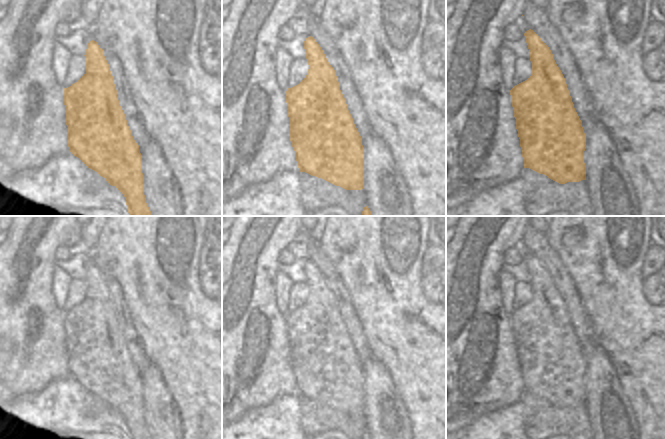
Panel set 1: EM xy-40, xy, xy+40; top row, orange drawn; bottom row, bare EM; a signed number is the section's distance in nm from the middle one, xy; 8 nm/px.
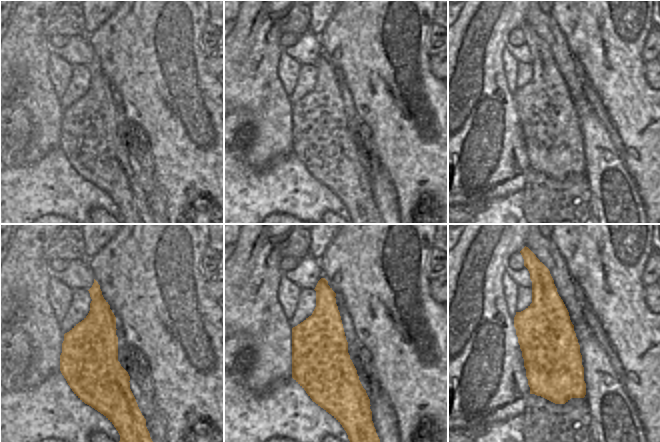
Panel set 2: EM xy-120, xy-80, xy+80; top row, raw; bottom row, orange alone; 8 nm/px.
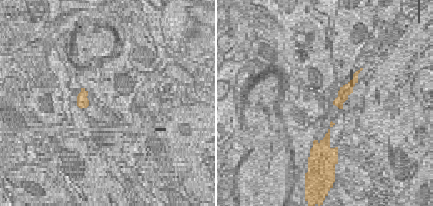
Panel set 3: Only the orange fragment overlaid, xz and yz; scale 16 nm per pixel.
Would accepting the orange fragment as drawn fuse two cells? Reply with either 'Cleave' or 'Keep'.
Keep

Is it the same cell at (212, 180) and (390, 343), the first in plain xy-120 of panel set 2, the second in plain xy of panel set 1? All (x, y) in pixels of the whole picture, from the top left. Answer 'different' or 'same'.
same

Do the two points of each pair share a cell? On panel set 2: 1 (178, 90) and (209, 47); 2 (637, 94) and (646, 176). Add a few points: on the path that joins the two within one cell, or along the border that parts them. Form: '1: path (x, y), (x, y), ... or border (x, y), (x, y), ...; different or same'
1: border (202, 30), (200, 45), (207, 56); different
2: path (637, 114), (637, 133), (646, 142), (646, 156); same

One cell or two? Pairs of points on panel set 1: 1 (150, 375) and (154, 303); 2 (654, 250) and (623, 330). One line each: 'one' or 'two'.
1: two
2: two

